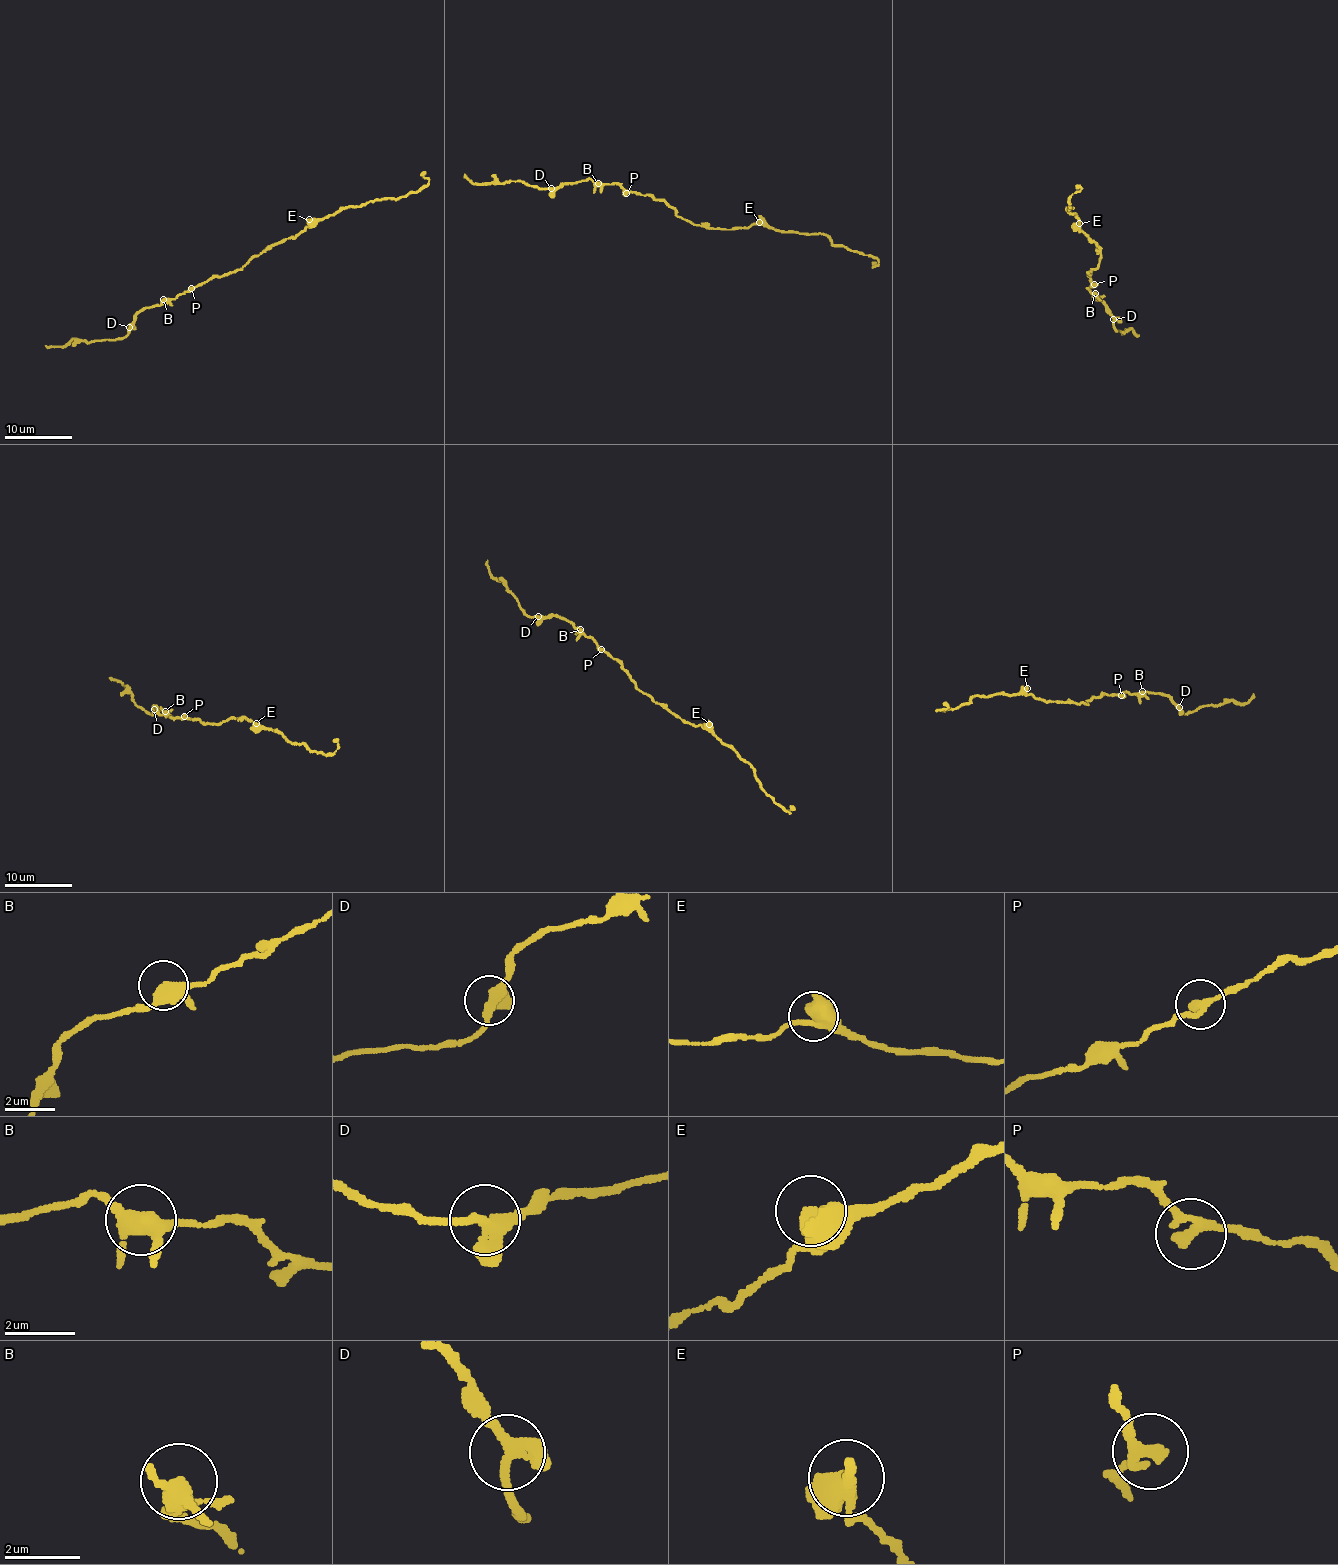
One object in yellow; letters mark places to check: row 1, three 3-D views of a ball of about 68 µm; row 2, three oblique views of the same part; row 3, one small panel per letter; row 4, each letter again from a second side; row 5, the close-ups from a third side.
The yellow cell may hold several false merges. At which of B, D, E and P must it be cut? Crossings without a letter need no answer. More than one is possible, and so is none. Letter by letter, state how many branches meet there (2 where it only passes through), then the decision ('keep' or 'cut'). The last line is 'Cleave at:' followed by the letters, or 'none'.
B: 4 branches meet; keep
D: 3 branches meet; keep
E: 3 branches meet; keep
P: 3 branches meet; keep
Cleave at: none

